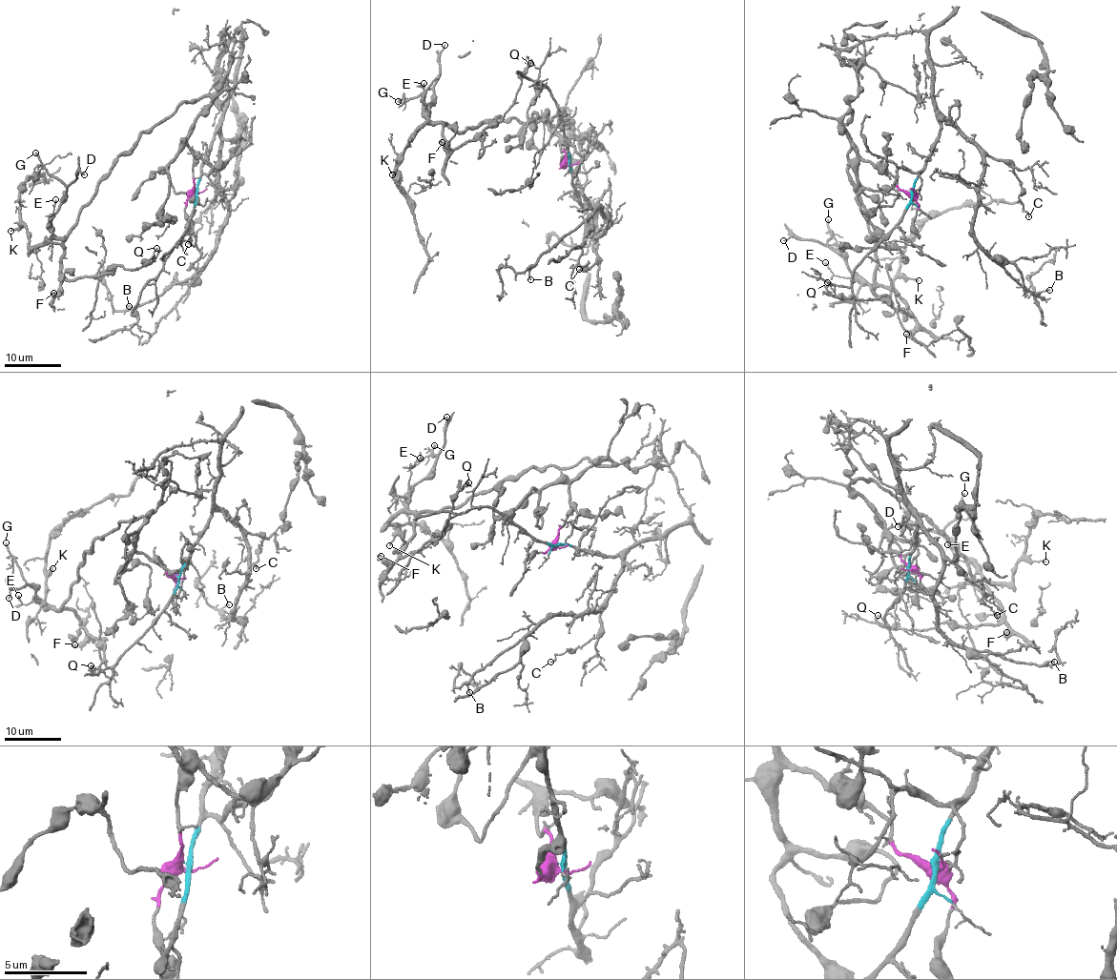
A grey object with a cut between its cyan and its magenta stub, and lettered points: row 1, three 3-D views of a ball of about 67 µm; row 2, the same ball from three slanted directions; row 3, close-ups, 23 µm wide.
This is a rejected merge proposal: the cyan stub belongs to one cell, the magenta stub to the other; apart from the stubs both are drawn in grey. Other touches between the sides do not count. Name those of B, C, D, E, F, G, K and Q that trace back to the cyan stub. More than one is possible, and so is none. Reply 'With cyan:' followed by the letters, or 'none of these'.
With cyan: B, C

